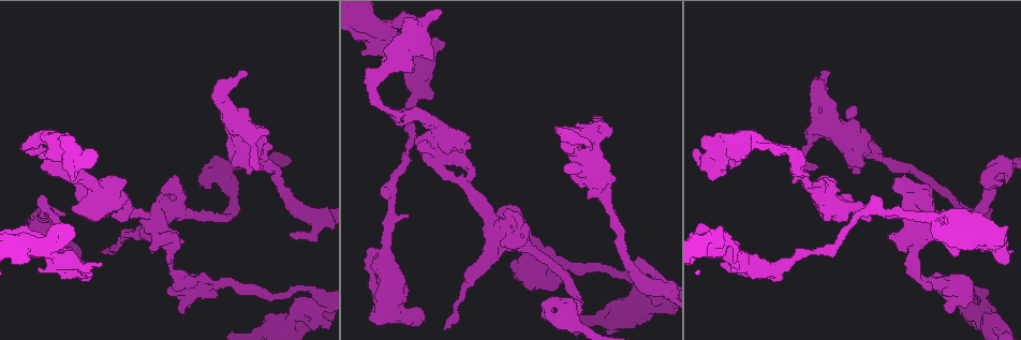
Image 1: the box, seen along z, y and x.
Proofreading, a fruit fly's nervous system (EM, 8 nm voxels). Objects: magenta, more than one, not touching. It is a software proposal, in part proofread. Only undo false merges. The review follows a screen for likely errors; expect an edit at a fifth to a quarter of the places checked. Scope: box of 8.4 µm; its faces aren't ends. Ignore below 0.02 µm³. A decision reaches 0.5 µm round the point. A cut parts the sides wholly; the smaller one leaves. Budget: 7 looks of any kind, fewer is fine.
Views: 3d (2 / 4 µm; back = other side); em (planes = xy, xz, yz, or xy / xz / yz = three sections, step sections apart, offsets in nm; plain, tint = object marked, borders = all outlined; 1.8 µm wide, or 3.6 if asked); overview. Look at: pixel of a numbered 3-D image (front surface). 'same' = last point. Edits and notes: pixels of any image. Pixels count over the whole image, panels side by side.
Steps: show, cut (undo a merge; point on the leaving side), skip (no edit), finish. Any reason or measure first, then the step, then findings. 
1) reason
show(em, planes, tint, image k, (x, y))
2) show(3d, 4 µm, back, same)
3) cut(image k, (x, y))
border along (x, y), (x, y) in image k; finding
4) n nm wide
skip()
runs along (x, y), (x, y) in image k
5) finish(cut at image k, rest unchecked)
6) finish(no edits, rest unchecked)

abrupt turn
show(em, 3.6 µm, xz, step 4, tint, image 1, (442, 161))

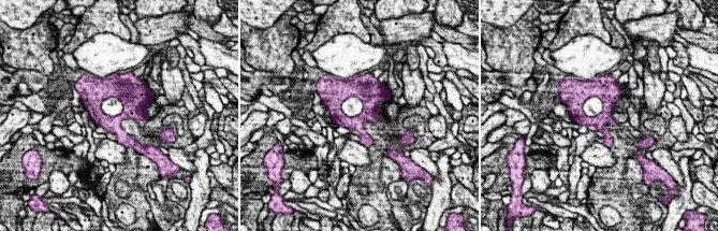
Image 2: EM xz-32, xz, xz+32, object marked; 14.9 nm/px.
cut it another way
show(em, 3.6 µm, planes, tint, same)

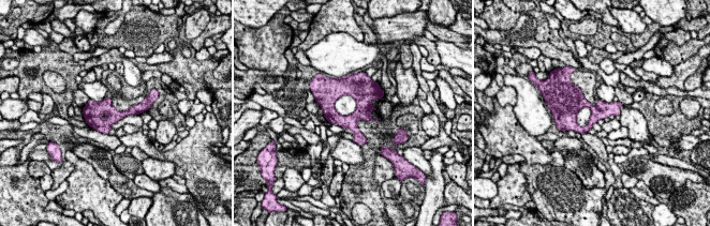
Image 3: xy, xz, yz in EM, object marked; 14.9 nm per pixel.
skip()
one neuron here

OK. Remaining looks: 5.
abrupt turn
show(em, xy, step 16, tint, image 1, (539, 262))

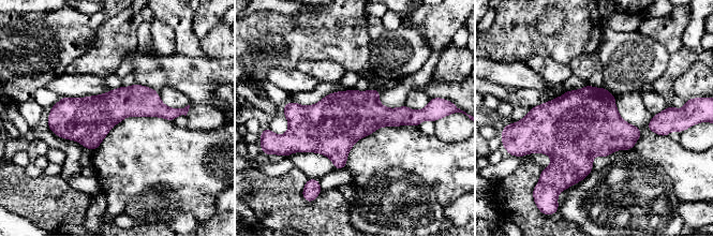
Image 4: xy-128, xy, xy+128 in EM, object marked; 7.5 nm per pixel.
show(em, planes, tint, same)

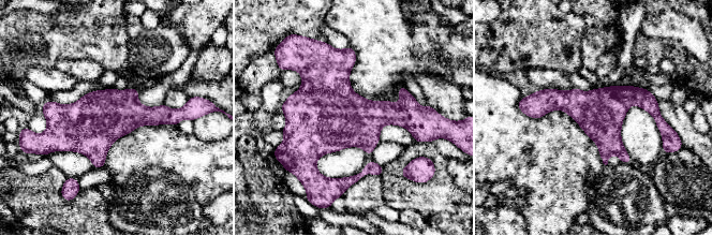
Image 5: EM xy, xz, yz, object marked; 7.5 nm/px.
skip()
runs along (530, 111), (641, 99), (658, 121) in image 5; one neuron here

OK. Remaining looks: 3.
four-way junction
show(3d, 4 µm, image 1, (648, 298))

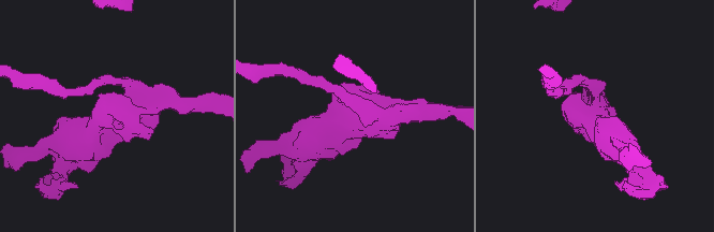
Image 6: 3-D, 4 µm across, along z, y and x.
need the tissue
show(em, planes, tint, image 6, (599, 114))

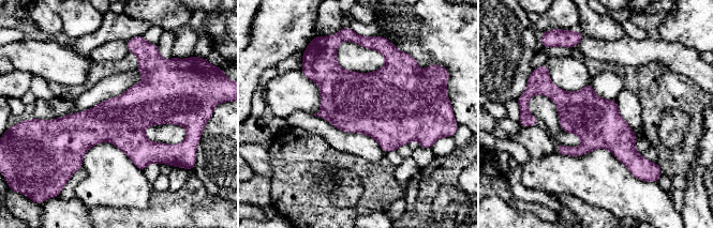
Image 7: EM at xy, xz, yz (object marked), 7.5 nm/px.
skip()
runs along (182, 107), (55, 124) in image 7; continuous, no second neuron

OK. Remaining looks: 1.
finish(no edits, rest unchecked)

